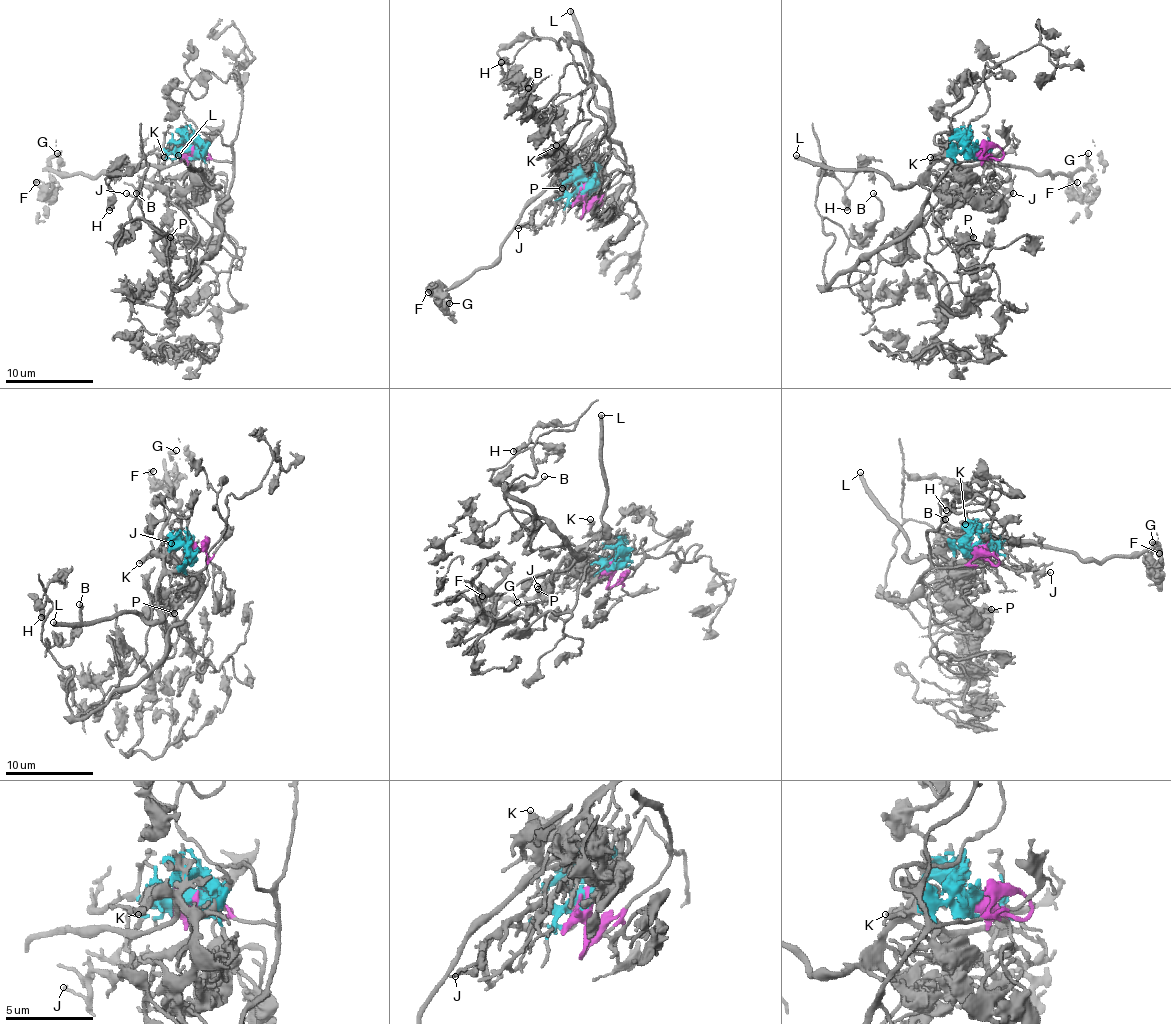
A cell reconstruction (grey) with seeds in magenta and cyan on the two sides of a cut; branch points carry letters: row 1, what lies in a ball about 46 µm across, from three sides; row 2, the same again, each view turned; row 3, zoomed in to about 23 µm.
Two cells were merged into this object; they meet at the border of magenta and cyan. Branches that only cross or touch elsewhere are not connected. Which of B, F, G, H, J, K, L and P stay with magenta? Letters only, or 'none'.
B, H, P

